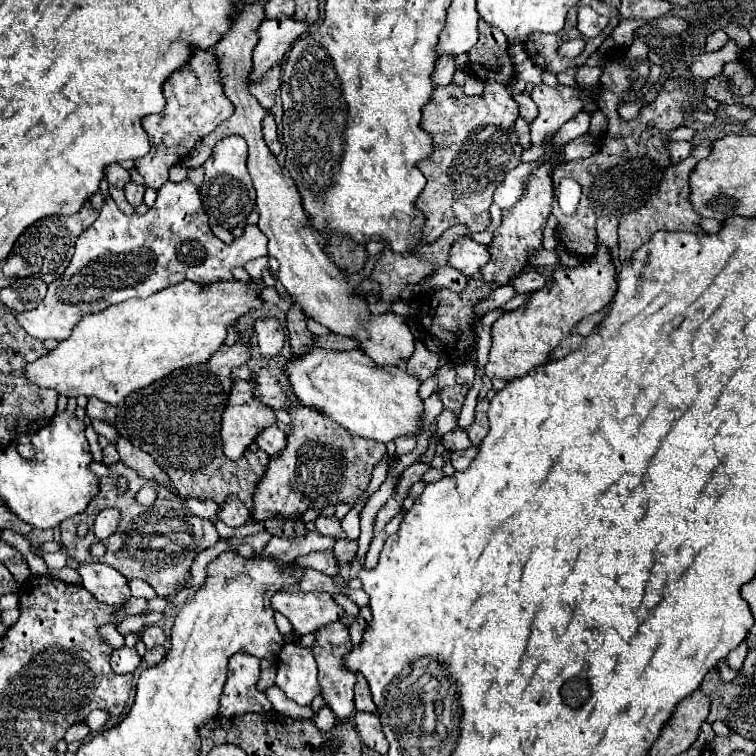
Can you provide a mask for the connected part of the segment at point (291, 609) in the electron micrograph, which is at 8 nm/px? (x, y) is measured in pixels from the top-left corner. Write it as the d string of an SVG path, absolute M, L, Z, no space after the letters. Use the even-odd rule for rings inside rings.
M276 593L270 601L272 609L282 613L294 627L298 637L314 633L318 627L342 619L344 609L332 599L330 593Z

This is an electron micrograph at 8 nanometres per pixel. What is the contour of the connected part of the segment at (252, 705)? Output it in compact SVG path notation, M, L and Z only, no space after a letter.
M238 653L230 659L228 679L220 697L220 715L234 717L244 713L266 713L272 703L256 689L260 679L260 659L254 655Z

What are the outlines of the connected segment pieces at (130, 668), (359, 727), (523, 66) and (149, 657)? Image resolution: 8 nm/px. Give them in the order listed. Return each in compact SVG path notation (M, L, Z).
M122 647L122 649L114 649L112 651L112 657L110 657L110 665L112 669L118 673L118 675L124 675L124 673L134 673L140 665L140 655L136 653L136 649L128 649L128 647Z
M356 713L354 723L356 723L356 731L360 733L362 741L372 751L376 751L380 755L388 753L388 741L382 733L382 725L380 725L378 715L374 715L374 713Z
M526 59L520 65L516 65L516 77L522 79L526 85L532 85L532 87L540 85L542 83L540 75L542 75L542 69L538 65L534 65L532 59Z
M152 647L152 649L148 649L148 651L144 653L142 661L144 661L146 665L156 665L156 663L160 663L160 661L164 659L164 655L166 655L166 649L164 649L164 647Z

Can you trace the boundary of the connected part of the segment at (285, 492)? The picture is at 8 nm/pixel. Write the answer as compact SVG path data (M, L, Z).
M294 401L288 413L292 425L286 431L286 447L270 457L266 473L254 489L254 509L250 513L254 521L272 519L274 515L290 519L304 515L306 509L324 509L340 501L354 505L364 495L374 465L386 455L384 443L350 435L336 421L302 401Z

